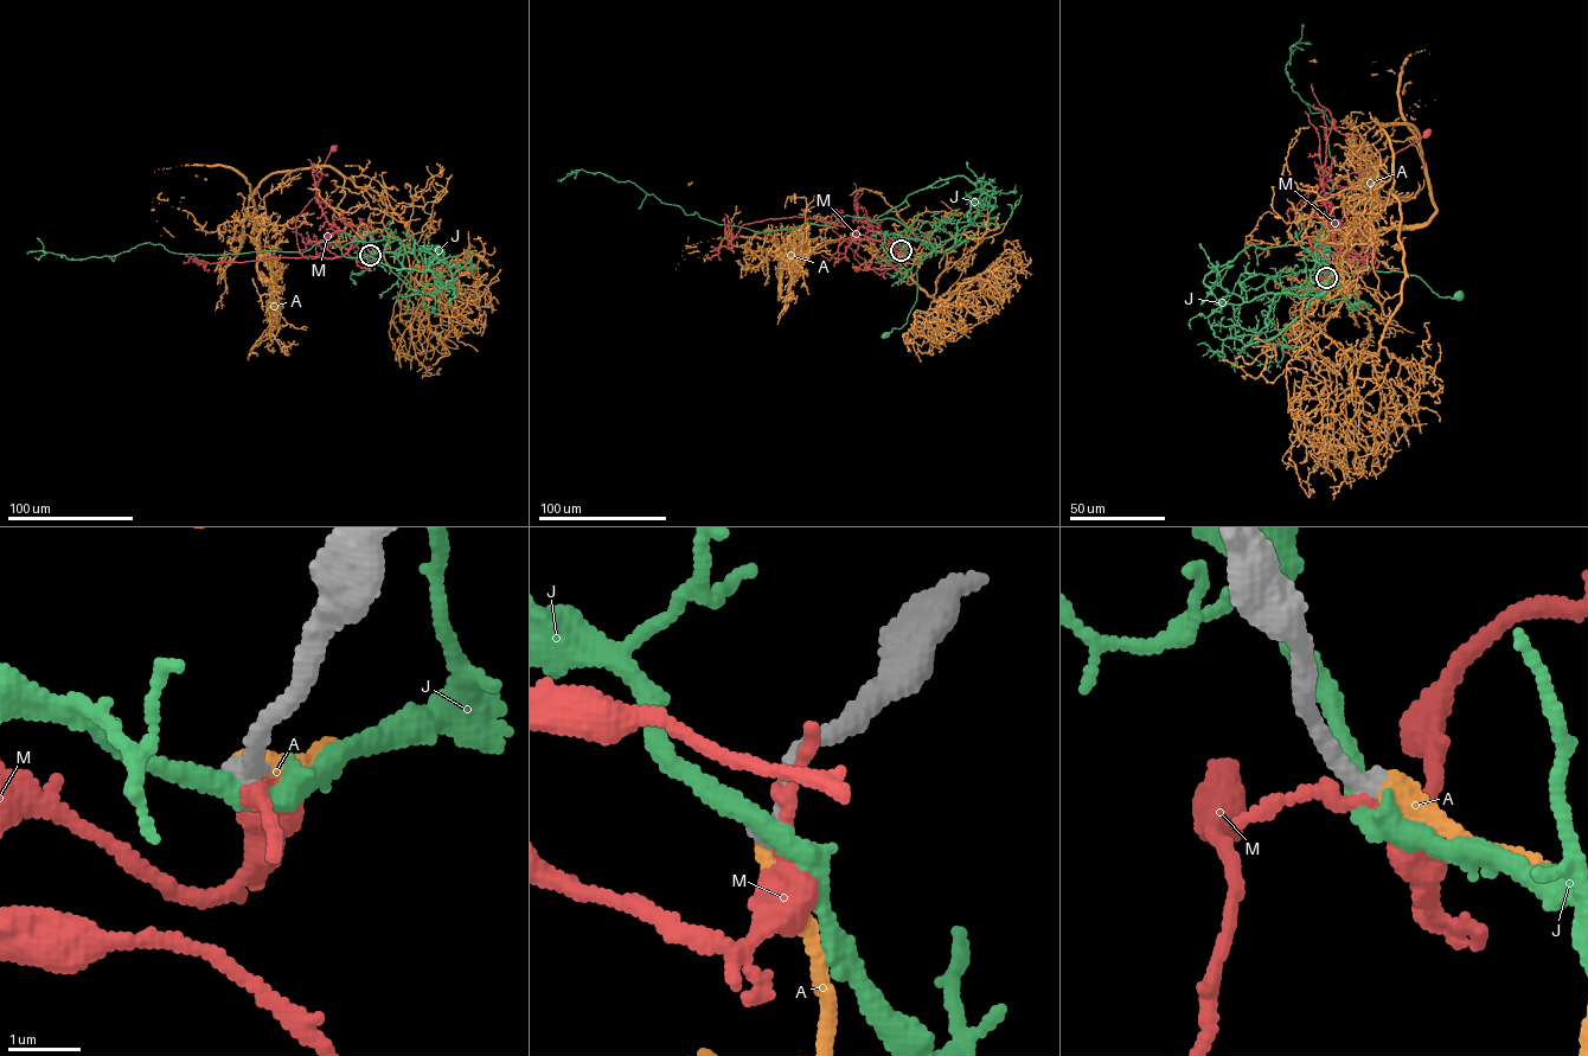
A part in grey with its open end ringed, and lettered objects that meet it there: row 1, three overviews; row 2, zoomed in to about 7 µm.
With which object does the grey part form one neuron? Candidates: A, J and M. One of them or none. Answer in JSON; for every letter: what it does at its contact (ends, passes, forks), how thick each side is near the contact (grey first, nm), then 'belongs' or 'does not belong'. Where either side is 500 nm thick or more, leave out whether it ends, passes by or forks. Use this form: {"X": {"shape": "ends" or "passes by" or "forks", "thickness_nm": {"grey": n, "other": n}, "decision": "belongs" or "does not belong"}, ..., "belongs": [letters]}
{"A": {"shape": "ends", "thickness_nm": {"grey": 320, "other": 400}, "decision": "belongs"}, "J": {"shape": "passes by", "thickness_nm": {"grey": 320, "other": 320}, "decision": "does not belong"}, "M": {"shape": "passes by", "thickness_nm": {"grey": 320, "other": 280}, "decision": "does not belong"}, "belongs": ["A"]}

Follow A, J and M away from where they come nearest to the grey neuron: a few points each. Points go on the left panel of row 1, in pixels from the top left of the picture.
A: (370, 255), (388, 241), (384, 198), (328, 167), (262, 181), (247, 209), (257, 224), (209, 232), (151, 210)
J: (370, 256), (381, 254), (396, 238), (386, 231), (390, 221), (385, 229), (366, 232)
M: (370, 256), (363, 262), (346, 254), (303, 256), (298, 247), (295, 222), (315, 194), (333, 148)

